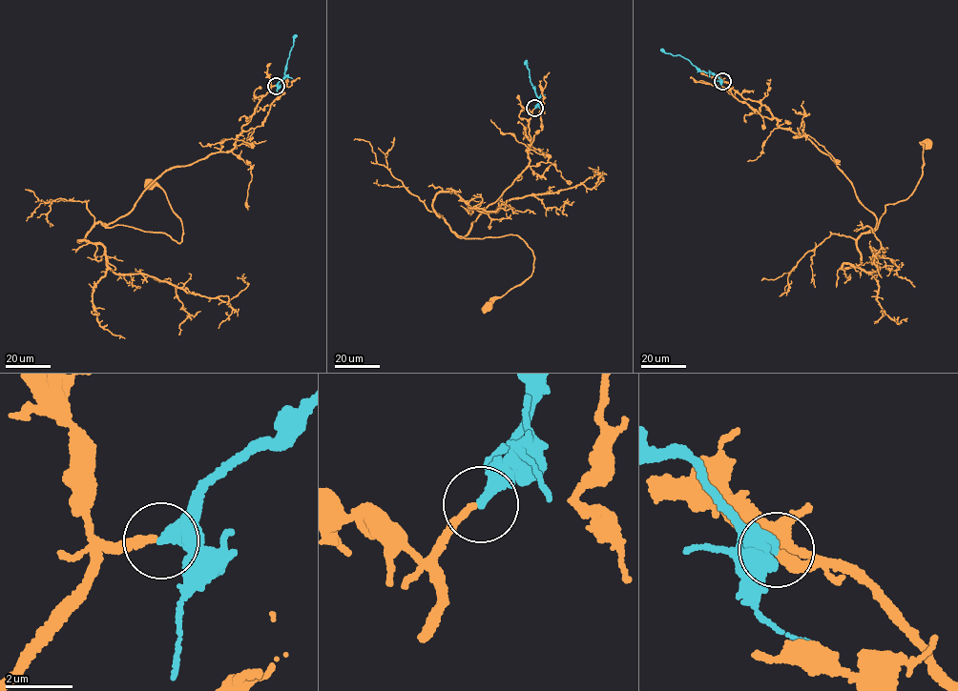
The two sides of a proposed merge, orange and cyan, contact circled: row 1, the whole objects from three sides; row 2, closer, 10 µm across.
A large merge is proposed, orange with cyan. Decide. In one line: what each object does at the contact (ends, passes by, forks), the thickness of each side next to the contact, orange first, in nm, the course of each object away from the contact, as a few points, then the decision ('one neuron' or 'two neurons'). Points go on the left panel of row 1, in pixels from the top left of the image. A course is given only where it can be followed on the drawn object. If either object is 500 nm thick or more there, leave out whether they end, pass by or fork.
orange ends; cyan ends; calibres 220 and 360 nm; course orange (275, 85), (231, 151), (167, 170), (106, 227), (162, 233), (180, 242), (180, 217), (164, 191), (147, 184); course cyan (275, 85), (284, 76), (296, 35); two neurons

